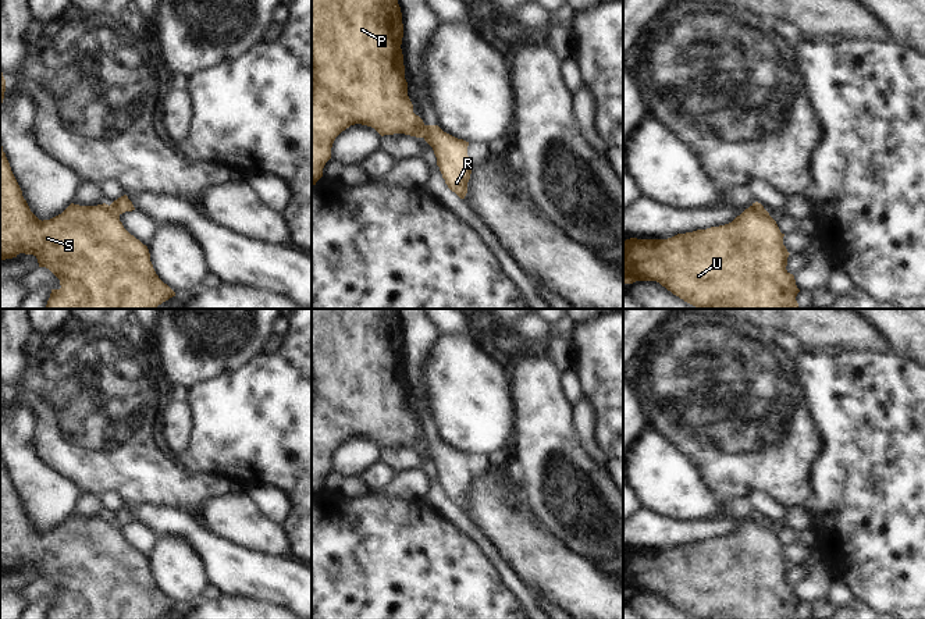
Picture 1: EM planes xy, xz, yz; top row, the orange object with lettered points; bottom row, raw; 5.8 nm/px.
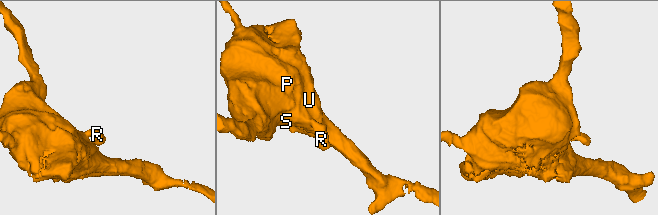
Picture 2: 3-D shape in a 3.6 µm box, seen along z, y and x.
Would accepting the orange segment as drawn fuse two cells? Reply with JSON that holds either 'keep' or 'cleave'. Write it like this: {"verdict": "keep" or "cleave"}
{"verdict": "cleave"}

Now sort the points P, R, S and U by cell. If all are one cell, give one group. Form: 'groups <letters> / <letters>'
groups P S U / R

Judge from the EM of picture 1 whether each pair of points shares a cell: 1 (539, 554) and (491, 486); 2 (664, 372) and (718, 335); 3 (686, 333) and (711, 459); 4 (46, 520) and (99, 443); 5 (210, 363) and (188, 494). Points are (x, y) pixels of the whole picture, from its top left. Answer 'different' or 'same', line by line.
1: same
2: same
3: same
4: different
5: different

